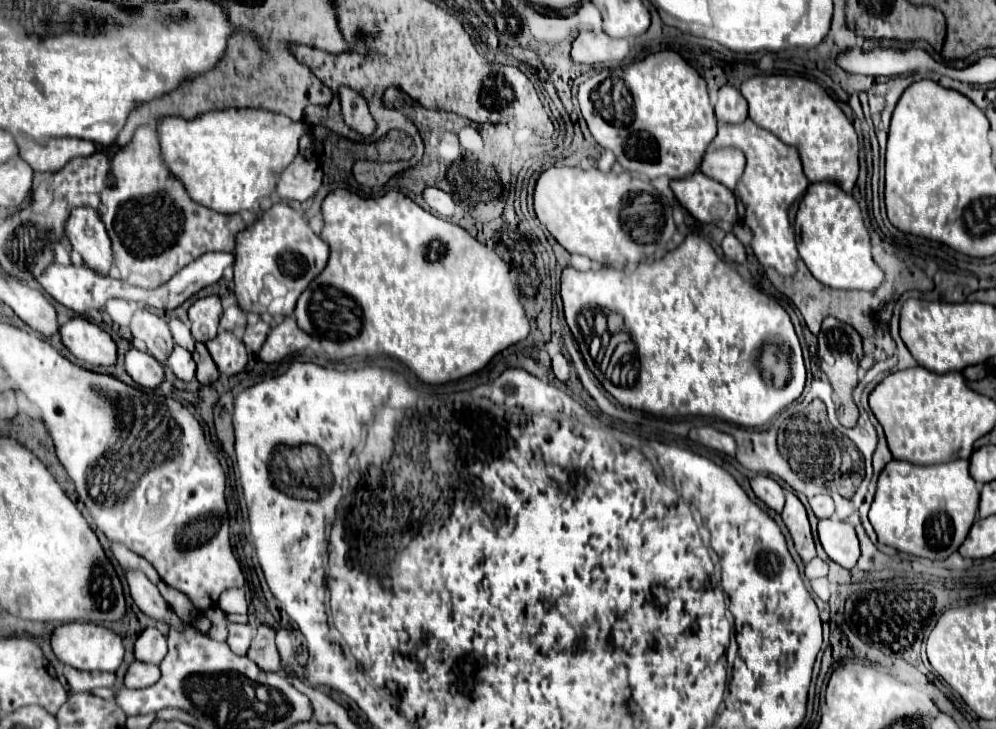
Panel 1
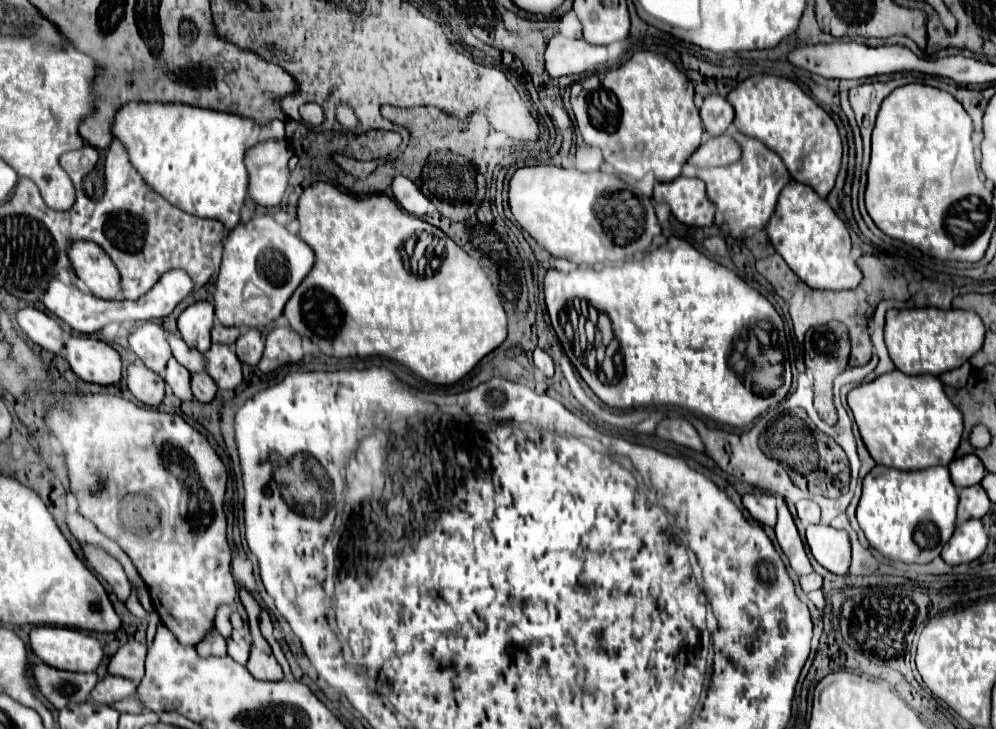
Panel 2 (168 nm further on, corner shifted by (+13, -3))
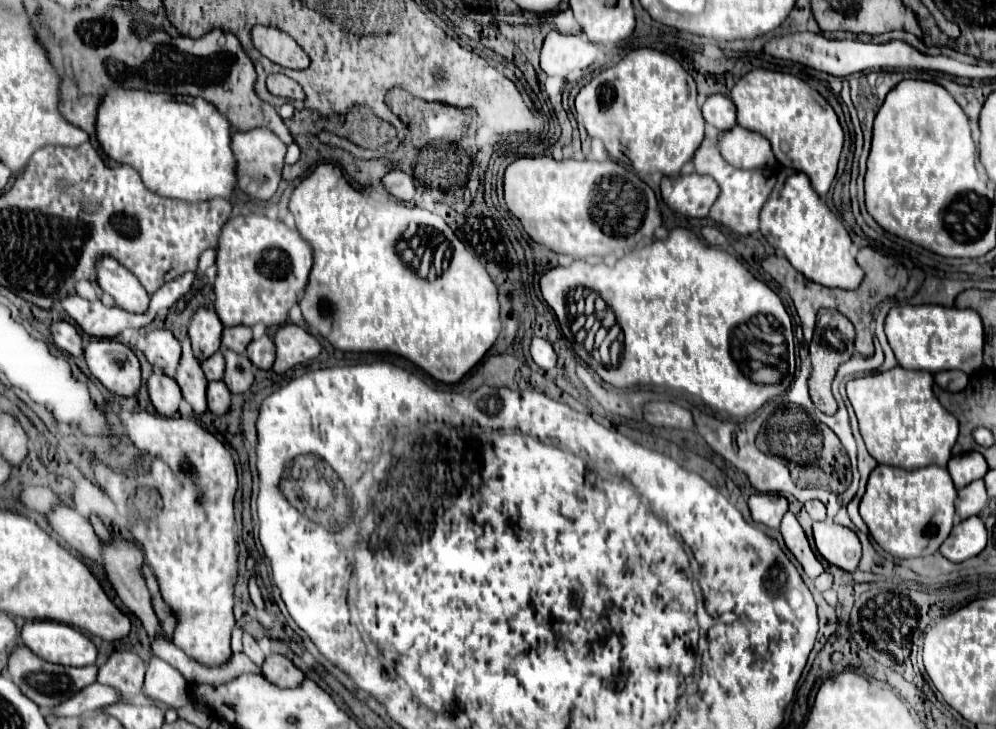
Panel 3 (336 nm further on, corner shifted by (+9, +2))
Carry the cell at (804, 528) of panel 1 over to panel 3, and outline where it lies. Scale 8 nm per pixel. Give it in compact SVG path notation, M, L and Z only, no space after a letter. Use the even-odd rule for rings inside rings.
M787 512L783 522L781 522L781 534L783 534L783 540L785 540L785 546L791 550L791 554L797 558L797 562L803 566L805 574L809 578L815 578L823 572L823 566L821 562L817 560L817 556L813 554L811 546L809 546L809 540L801 528L801 524L797 522L795 514L793 512Z

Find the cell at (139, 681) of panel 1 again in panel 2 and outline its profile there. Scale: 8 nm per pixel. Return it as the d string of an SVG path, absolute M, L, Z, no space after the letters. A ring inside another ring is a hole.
M105 675L101 681L97 681L97 685L91 691L91 701L93 703L101 703L101 705L113 705L115 701L121 701L125 697L131 697L135 693L135 683L121 679L121 677L113 677L113 675Z

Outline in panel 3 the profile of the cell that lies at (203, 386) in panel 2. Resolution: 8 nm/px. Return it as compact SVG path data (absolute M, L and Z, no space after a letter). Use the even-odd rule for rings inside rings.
M221 380L209 382L209 386L207 386L207 406L209 406L211 412L225 414L229 410L229 400L231 400L231 392Z

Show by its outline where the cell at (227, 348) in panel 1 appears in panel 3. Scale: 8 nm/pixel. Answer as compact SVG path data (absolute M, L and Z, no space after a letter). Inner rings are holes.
M221 346L219 352L225 356L223 382L227 384L231 394L245 392L253 384L253 364L247 356L241 356L233 350L225 350L225 346Z

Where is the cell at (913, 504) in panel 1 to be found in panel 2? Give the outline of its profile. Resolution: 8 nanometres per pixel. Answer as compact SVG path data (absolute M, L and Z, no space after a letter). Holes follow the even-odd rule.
M877 465L863 479L863 495L857 507L857 521L869 545L883 557L903 563L929 563L941 555L943 545L949 541L957 527L957 489L949 479L947 467L929 467L923 471L897 471Z

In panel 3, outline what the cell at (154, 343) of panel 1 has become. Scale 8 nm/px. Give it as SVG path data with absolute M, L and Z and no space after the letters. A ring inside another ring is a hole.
M159 326L159 328L153 328L145 340L147 340L147 346L143 354L149 360L149 364L159 368L163 374L175 378L181 346L179 346L179 340L173 336L173 332L167 330L165 326Z

